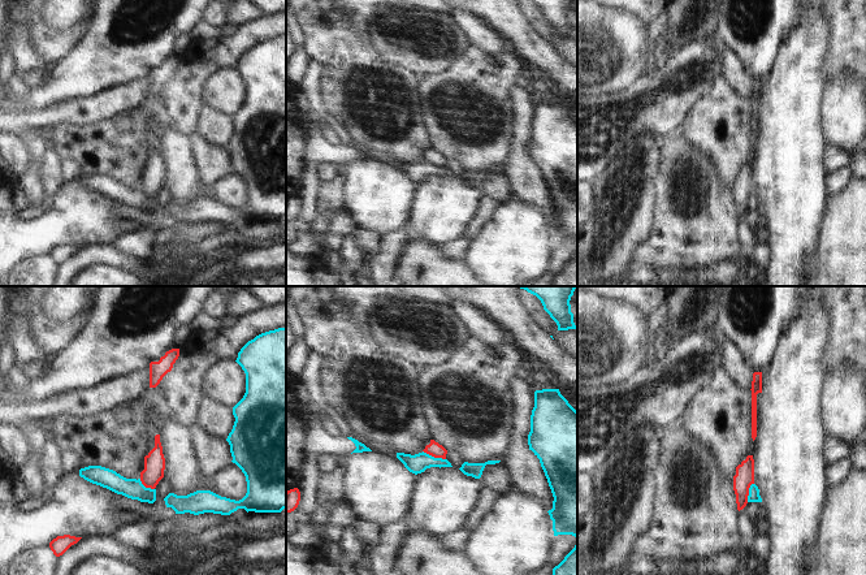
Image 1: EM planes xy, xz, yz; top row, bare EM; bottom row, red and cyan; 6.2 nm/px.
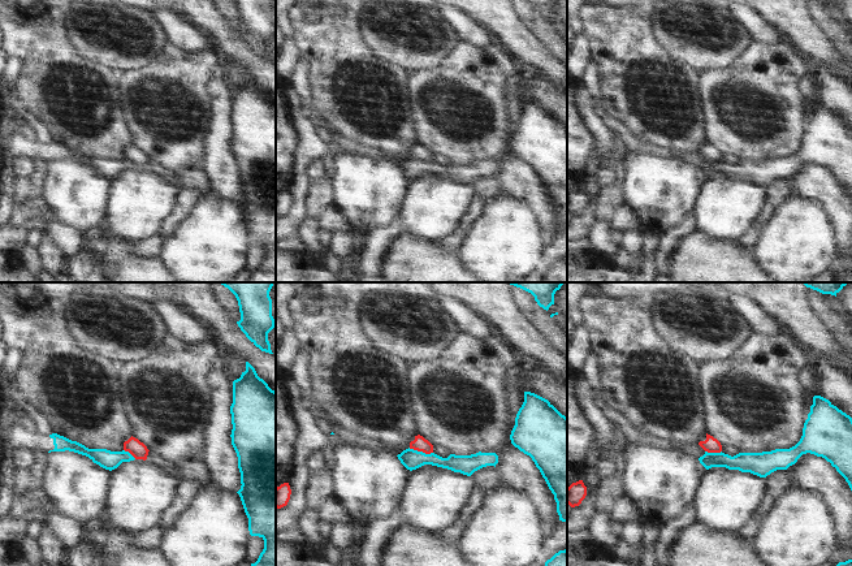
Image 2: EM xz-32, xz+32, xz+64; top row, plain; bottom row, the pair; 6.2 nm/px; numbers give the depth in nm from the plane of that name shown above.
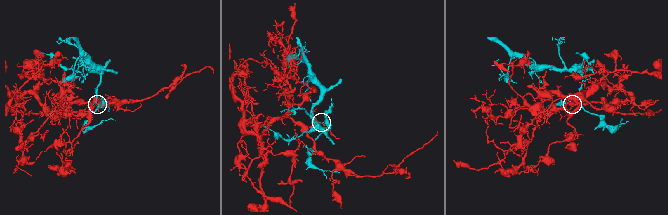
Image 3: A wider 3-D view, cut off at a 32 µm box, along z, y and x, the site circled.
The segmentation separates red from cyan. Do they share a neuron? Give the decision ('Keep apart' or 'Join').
Keep apart

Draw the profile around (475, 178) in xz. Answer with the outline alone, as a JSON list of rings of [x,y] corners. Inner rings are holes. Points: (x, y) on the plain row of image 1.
[[[488,169],[485,172],[468,172],[468,170],[464,170],[459,178],[467,185],[480,187],[486,173],[495,173],[495,172],[499,172],[499,170],[501,169]]]

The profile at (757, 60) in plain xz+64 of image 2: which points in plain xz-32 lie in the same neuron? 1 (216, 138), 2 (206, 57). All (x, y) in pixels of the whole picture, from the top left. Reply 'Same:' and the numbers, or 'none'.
Same: 2

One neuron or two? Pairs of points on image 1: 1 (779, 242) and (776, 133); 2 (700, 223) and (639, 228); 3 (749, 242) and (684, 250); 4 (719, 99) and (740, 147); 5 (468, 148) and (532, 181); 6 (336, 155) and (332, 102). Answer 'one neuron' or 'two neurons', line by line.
1: one neuron
2: two neurons
3: two neurons
4: one neuron
5: two neurons
6: two neurons

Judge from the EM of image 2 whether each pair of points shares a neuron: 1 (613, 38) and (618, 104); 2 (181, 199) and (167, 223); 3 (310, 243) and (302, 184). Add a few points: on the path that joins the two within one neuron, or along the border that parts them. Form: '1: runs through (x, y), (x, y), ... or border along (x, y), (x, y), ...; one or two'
1: runs through (618, 55), (618, 87); one
2: runs through (181, 204), (181, 208), (172, 217); one
3: border along (306, 216), (297, 230); two

